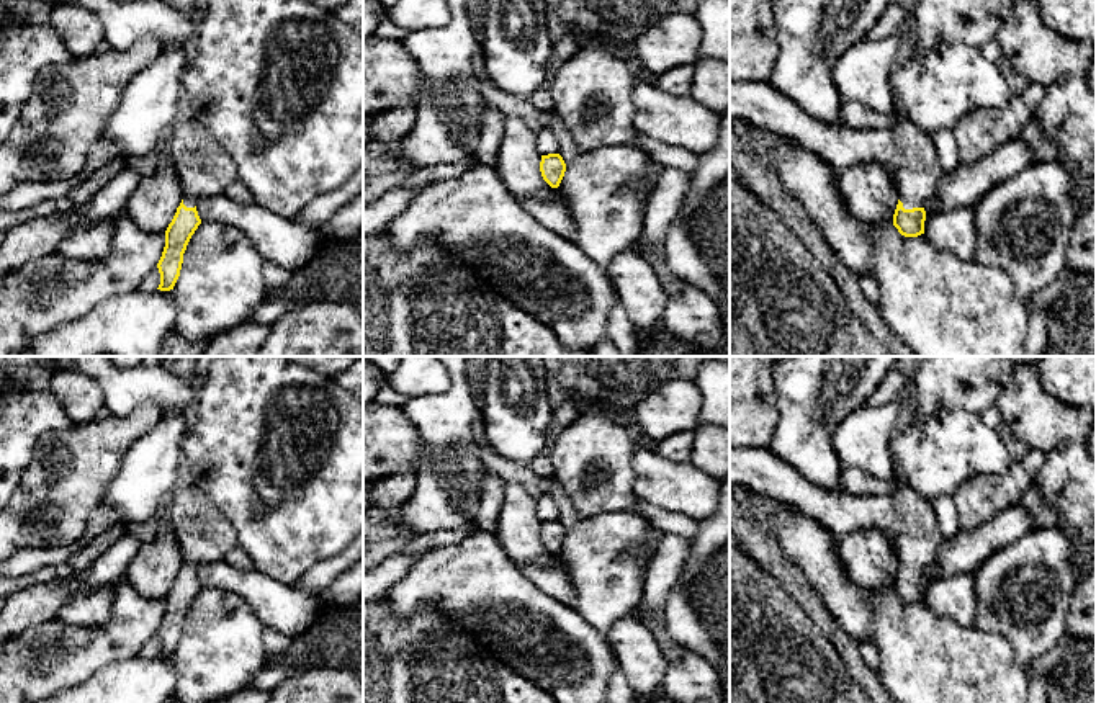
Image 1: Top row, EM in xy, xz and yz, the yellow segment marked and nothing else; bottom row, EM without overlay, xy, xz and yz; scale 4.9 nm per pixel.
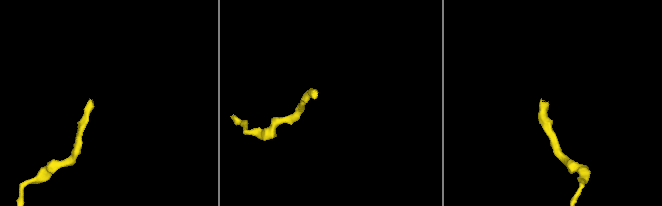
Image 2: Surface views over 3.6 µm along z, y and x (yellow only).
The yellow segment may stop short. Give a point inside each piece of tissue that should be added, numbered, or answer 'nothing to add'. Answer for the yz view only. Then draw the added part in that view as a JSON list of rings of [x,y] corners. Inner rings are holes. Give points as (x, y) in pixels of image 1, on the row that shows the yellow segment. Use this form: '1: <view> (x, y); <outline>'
1: yz (910, 152); [[[730,78],[730,118],[797,141],[838,173],[859,162],[877,162],[895,173],[895,190],[905,209],[923,208],[944,175],[931,134],[908,119],[893,129],[864,131],[844,123],[828,124],[808,116],[770,80]]]

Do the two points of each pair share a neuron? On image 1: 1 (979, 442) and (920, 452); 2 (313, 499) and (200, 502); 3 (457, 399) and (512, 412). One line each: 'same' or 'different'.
1: same
2: different
3: different

